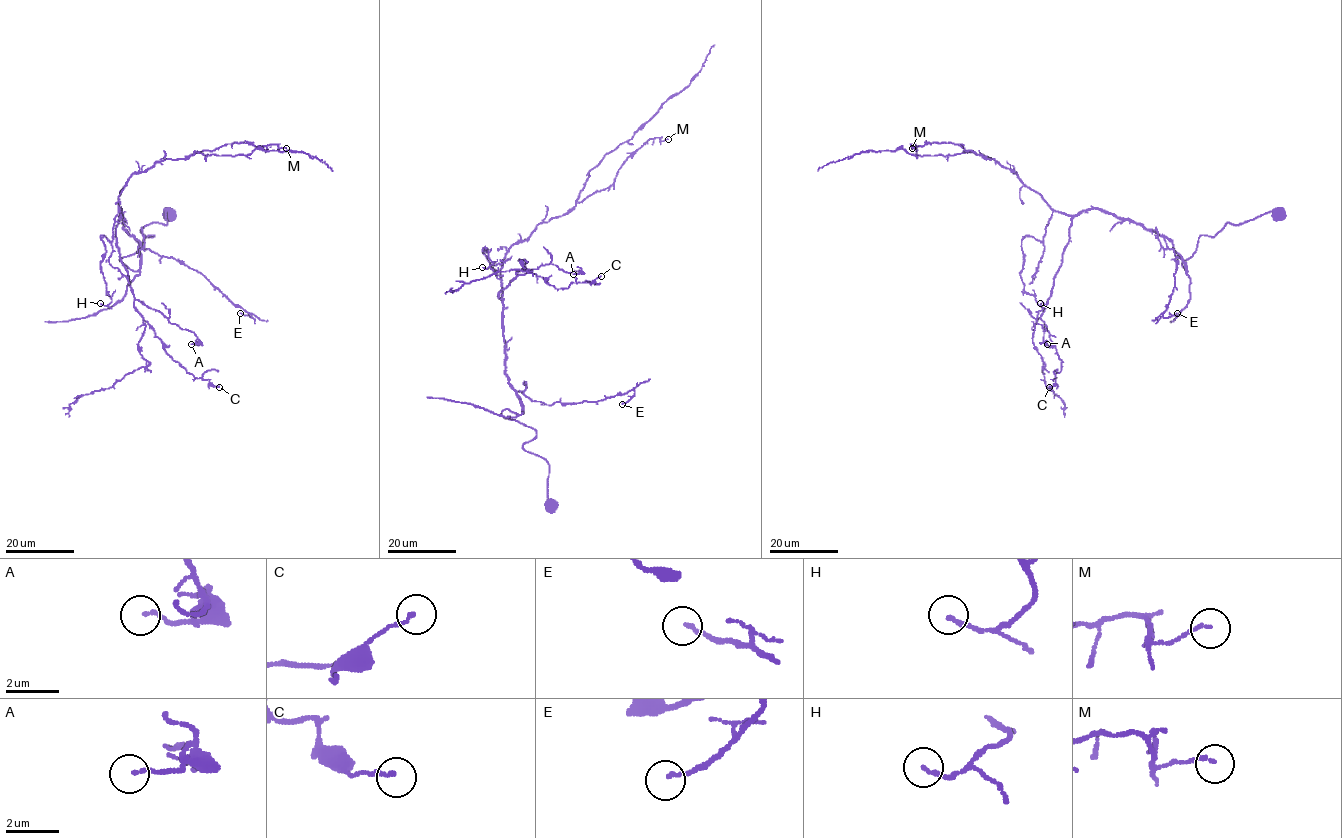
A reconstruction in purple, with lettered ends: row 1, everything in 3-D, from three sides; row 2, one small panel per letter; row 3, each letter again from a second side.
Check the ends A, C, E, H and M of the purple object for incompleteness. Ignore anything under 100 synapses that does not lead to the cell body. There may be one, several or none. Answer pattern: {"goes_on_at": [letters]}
{"goes_on_at": []}

